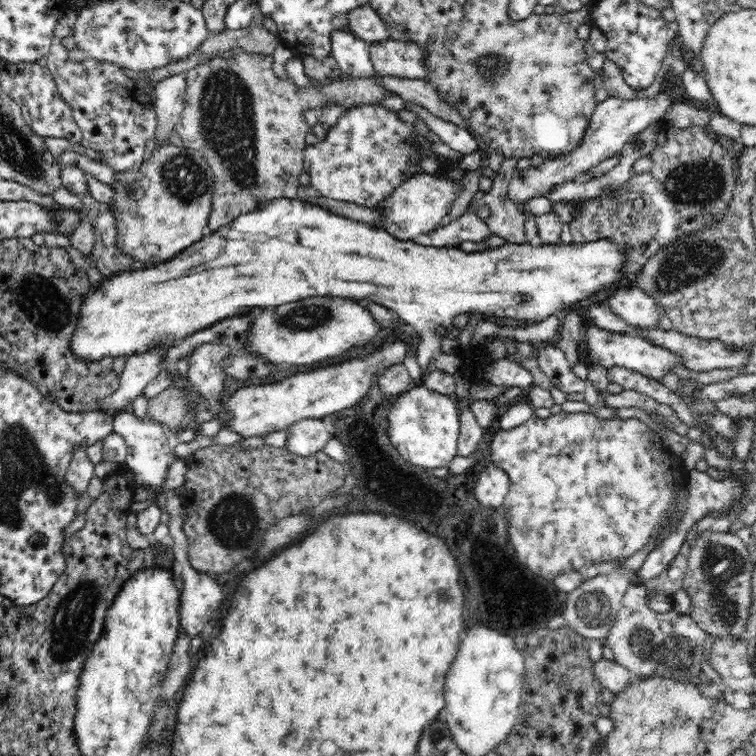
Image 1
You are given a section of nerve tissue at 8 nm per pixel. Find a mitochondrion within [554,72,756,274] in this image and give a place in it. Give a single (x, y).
(696, 186)

